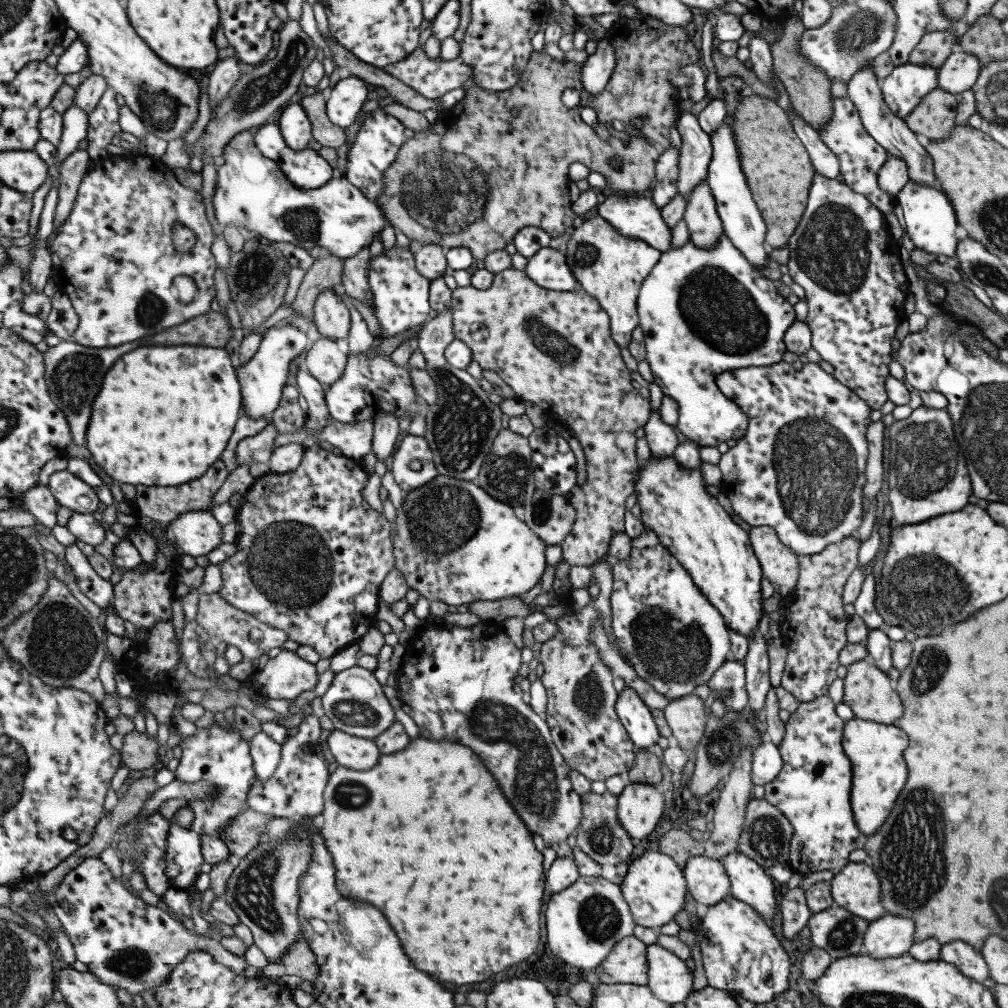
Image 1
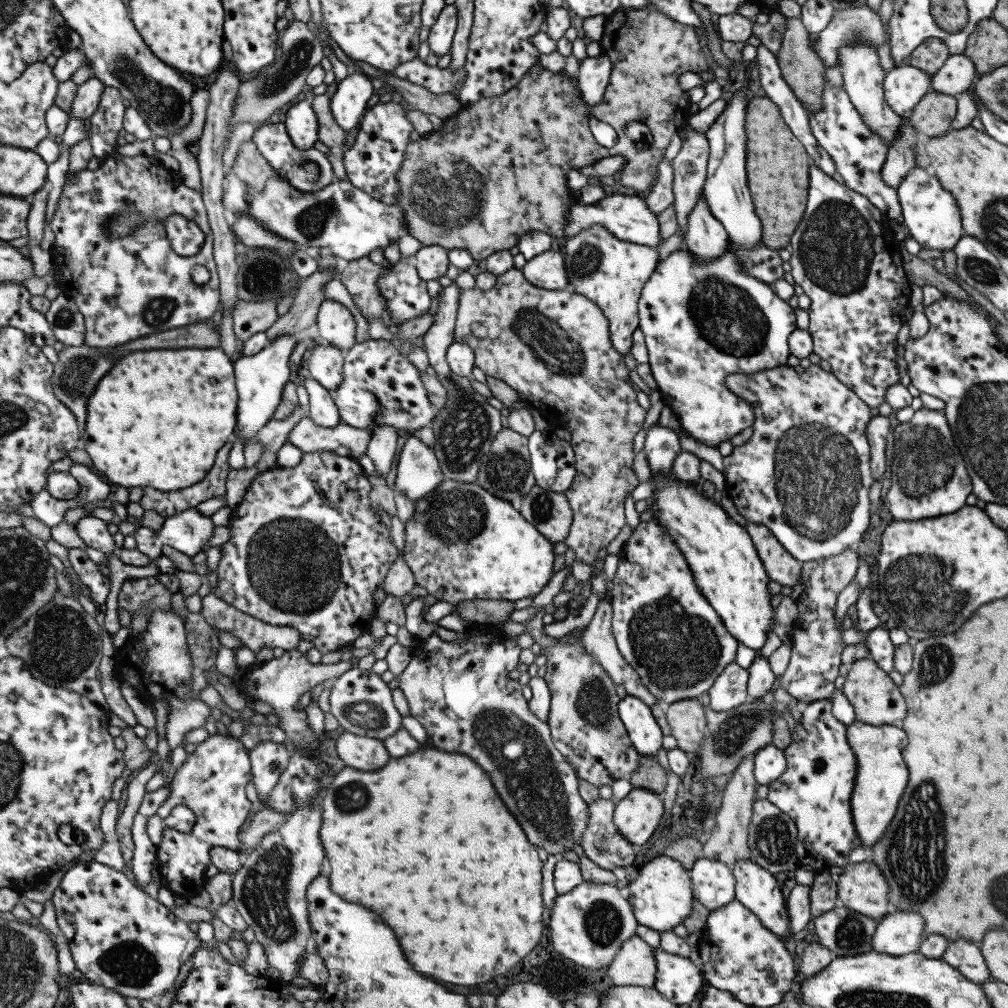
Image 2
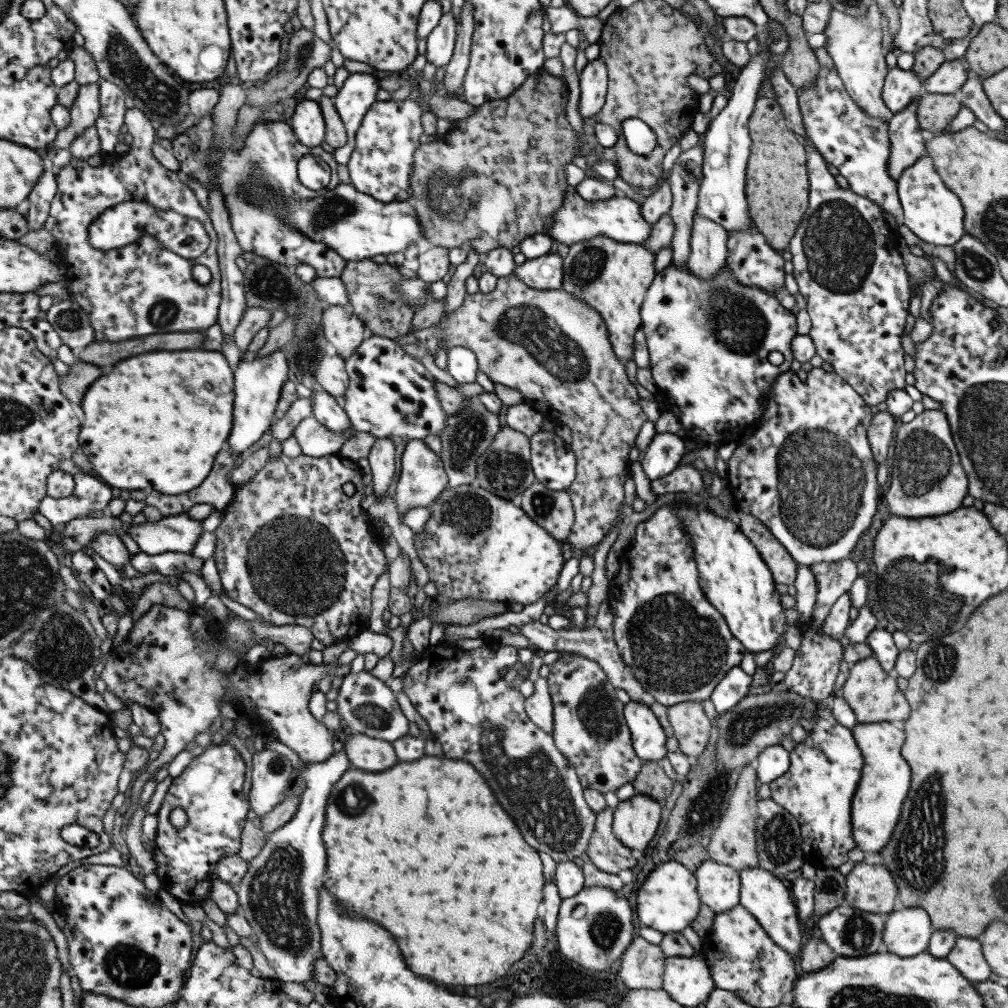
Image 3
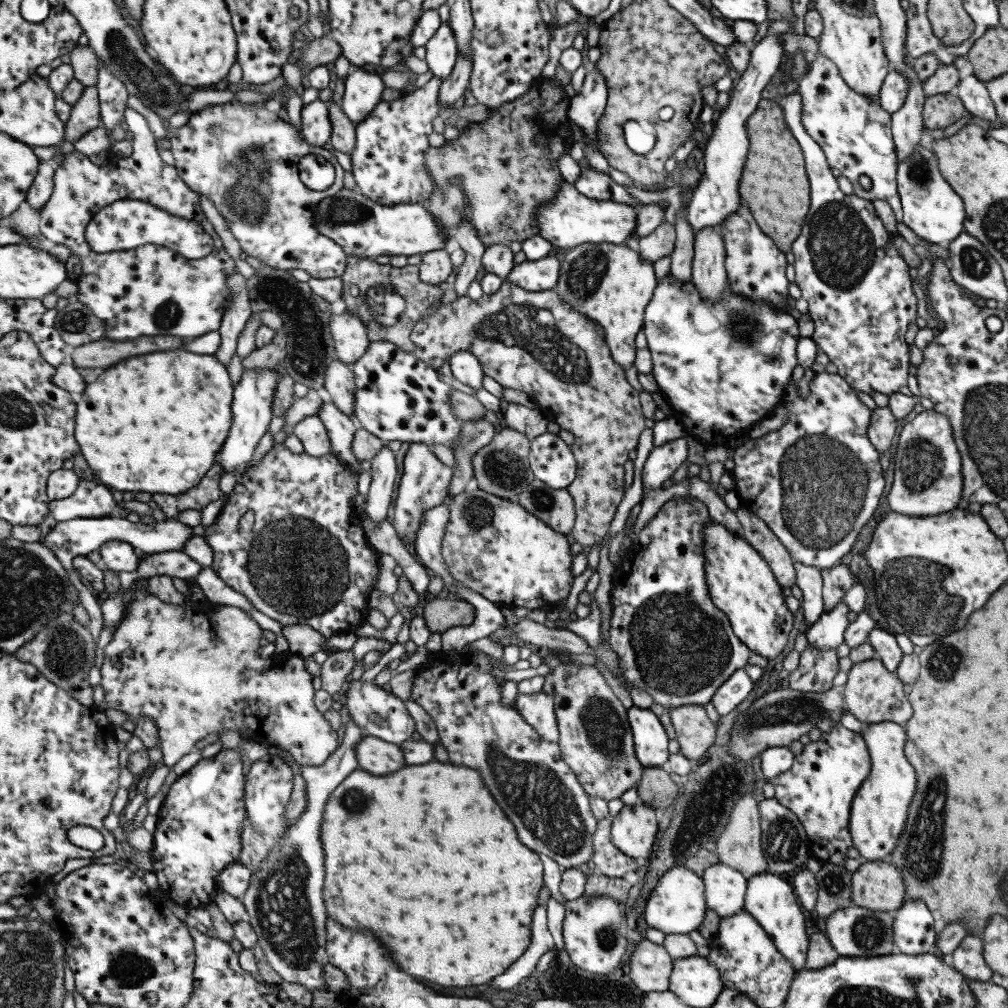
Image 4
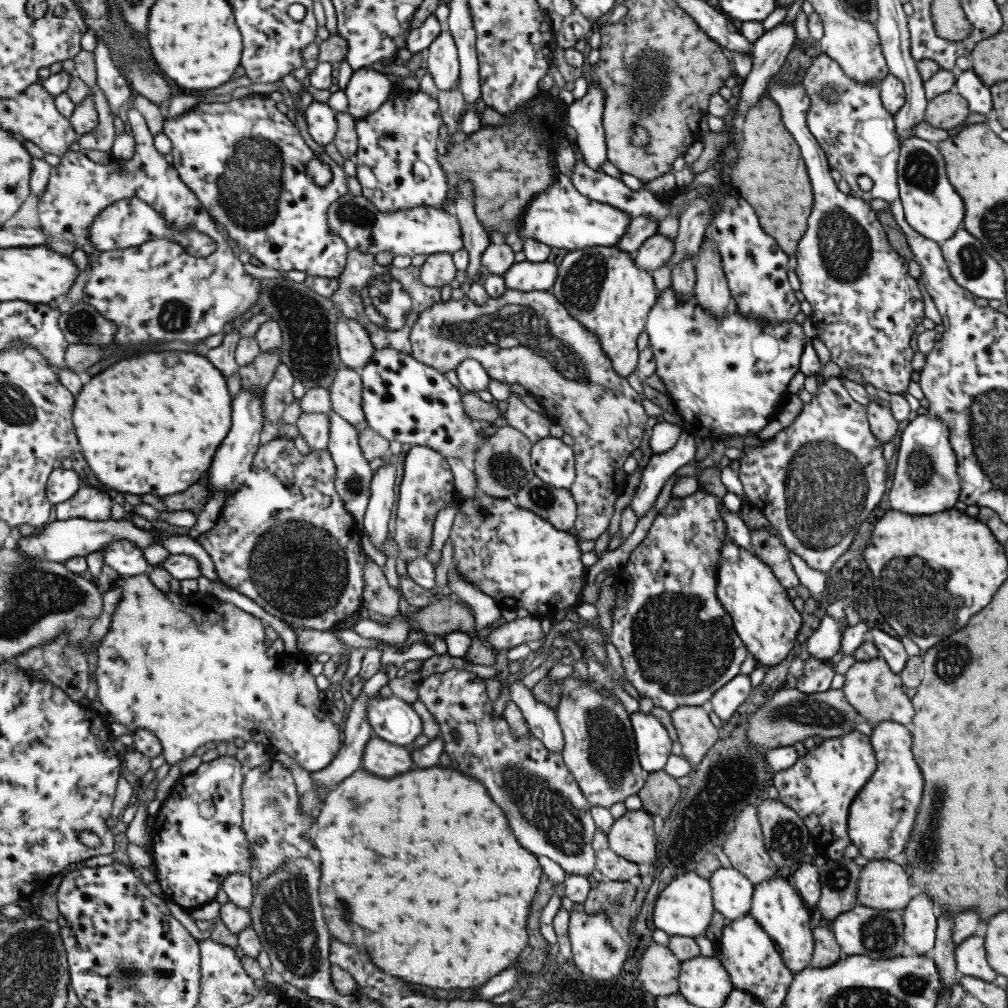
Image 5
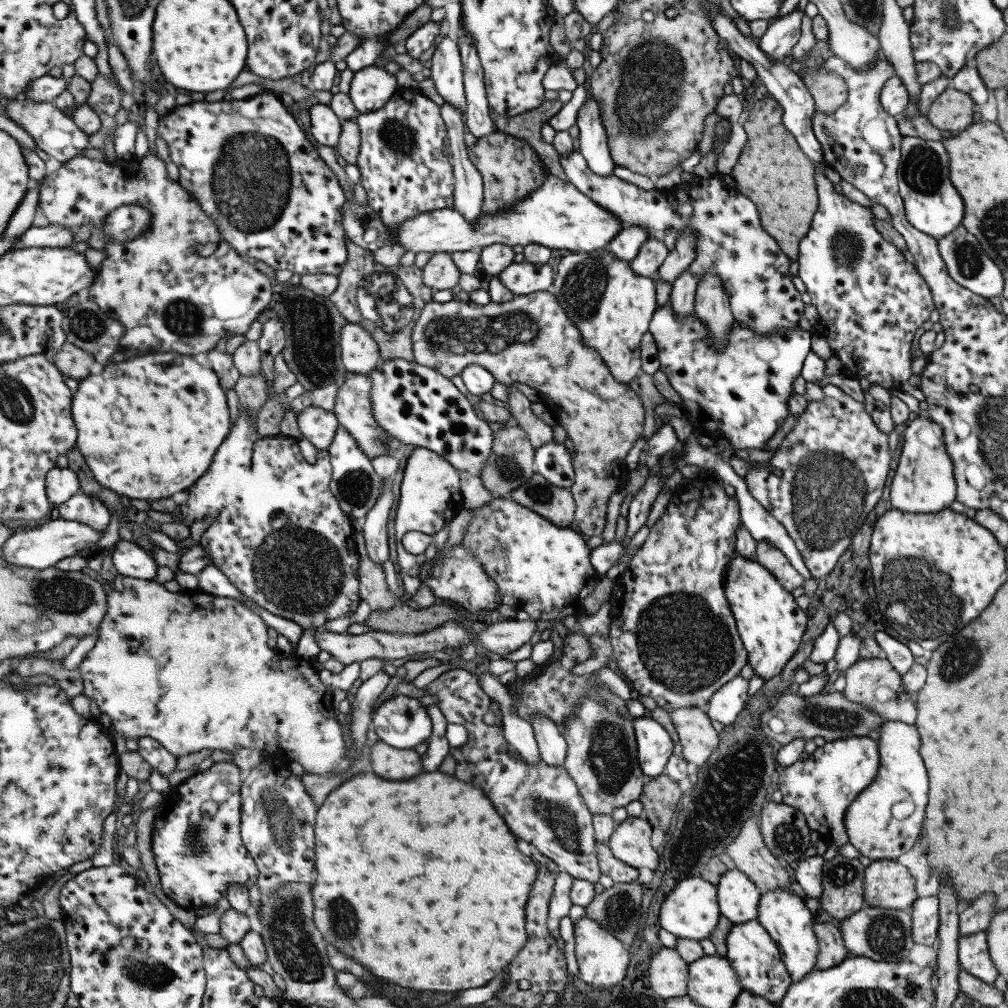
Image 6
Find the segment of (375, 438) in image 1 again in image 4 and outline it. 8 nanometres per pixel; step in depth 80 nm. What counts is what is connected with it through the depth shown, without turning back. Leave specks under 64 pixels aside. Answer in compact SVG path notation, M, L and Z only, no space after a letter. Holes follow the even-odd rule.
M383 445L369 460L371 477L363 513L373 524L384 521L385 514L389 512L387 508L391 506L391 492L397 478L394 453Z

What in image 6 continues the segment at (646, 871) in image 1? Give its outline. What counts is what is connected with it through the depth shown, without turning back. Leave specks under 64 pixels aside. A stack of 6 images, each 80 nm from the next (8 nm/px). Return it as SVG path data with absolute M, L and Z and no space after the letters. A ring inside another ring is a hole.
M687 876L679 880L668 894L663 895L658 911L659 928L673 934L677 939L699 941L708 938L717 924L719 915L714 885L700 876Z

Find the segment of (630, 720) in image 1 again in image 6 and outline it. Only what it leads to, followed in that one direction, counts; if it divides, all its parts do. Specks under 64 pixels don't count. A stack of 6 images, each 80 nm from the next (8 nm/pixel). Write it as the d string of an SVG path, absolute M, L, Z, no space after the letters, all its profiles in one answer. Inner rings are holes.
M651 717L632 719L636 757L641 772L653 778L664 772L667 759L672 755L672 740L668 732Z

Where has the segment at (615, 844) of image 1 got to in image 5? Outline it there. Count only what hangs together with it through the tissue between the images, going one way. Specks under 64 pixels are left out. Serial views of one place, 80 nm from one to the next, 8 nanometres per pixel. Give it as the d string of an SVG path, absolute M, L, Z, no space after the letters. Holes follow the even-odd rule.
M595 832L595 835L592 837L592 847L595 857L594 868L597 869L597 872L599 872L605 880L627 881L629 877L638 874L638 864L617 856L609 848L606 834L603 834L603 832Z

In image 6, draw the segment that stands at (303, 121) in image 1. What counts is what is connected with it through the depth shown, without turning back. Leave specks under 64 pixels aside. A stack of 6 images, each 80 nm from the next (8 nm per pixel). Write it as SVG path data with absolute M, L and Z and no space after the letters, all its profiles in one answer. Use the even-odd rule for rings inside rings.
M313 104L309 108L309 134L316 143L336 147L339 140L341 121L325 104Z

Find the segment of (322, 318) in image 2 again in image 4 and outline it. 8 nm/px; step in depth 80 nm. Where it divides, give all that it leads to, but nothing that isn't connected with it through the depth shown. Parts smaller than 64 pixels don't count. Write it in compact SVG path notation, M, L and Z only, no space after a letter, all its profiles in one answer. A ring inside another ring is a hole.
M346 310L341 314L330 314L329 332L338 361L350 365L365 354L368 343L364 324Z

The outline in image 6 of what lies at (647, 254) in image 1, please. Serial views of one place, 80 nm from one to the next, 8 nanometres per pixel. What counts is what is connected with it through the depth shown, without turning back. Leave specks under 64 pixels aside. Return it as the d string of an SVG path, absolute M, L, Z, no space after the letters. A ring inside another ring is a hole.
M605 248L569 253L560 258L556 268L553 282L546 291L558 300L571 324L578 328L585 348L597 352L597 356L607 365L617 382L628 383L633 380L640 370L640 338L648 331L649 319L657 307L654 282L650 277L636 275L627 261L621 260Z

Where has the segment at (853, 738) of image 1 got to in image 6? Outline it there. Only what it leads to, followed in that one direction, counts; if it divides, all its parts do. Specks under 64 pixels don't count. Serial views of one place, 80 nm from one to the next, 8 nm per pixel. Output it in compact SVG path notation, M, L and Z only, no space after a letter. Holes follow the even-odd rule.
M893 720L883 721L876 730L879 768L873 780L846 808L843 824L848 843L857 849L859 856L865 856L871 861L894 860L907 852L919 837L923 808L927 804L927 776L917 754L919 735L913 725ZM901 800L911 802L911 808L909 814L899 820L891 815L891 806Z

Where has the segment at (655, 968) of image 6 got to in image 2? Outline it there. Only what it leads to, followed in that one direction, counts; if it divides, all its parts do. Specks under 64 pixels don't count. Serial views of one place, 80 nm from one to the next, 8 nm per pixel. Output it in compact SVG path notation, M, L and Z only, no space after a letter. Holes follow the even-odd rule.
M638 936L624 940L605 968L607 978L615 986L653 986L655 947L645 944Z

